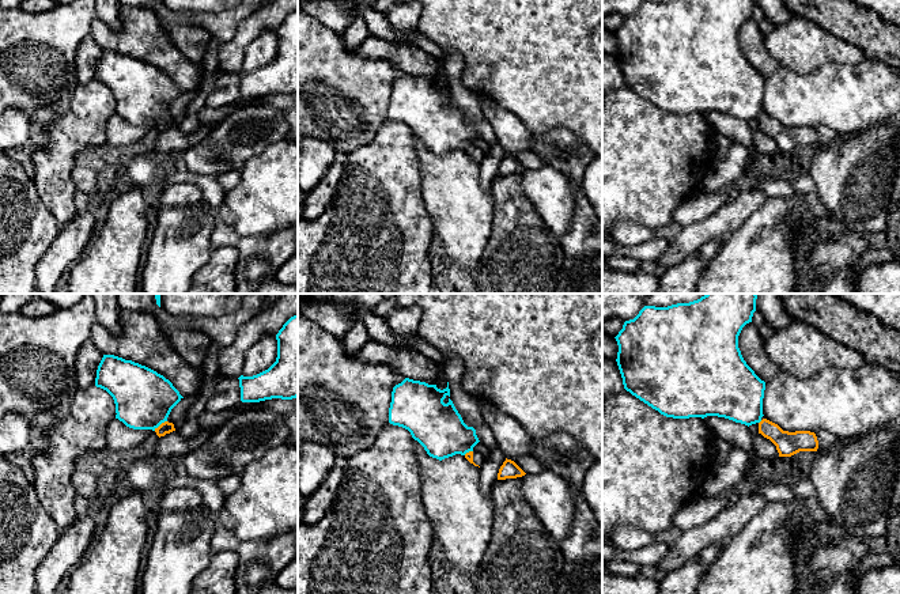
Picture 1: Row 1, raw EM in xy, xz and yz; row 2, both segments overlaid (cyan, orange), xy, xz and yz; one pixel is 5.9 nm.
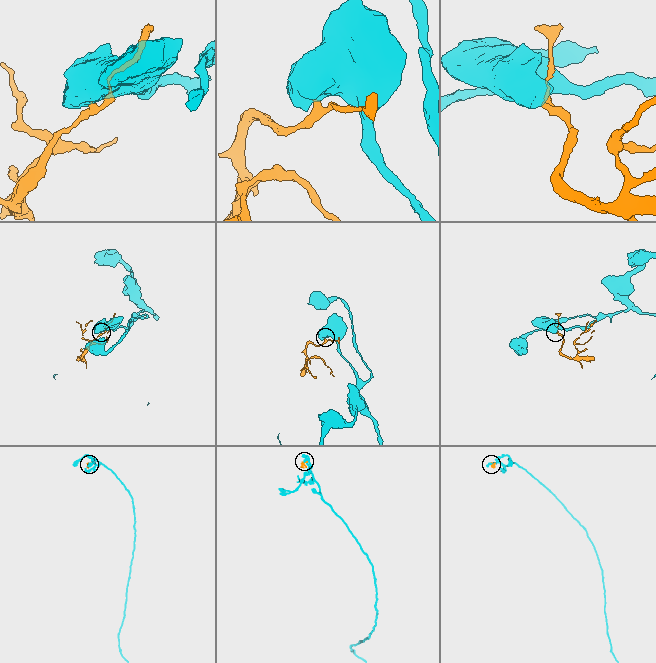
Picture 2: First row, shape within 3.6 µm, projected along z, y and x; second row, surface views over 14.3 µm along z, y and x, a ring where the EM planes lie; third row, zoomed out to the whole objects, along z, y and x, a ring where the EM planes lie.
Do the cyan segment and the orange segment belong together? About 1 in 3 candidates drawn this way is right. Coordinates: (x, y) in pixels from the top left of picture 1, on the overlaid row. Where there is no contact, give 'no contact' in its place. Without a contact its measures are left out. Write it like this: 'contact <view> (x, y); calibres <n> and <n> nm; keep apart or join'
contact xy (159, 424); calibres 340 and 70 nm; keep apart

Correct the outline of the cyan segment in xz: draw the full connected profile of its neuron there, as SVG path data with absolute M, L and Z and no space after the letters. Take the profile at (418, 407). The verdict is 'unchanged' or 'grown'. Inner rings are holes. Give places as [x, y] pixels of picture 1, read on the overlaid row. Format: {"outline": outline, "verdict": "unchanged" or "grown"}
{"outline": "M405 378L393 387L389 408L389 423L408 430L427 454L439 461L455 454L465 455L473 451L473 447L480 442L476 430L464 423L453 401L449 398L447 404L443 402L447 396L450 397L449 382L447 387L440 390L436 385Z", "verdict": "unchanged"}

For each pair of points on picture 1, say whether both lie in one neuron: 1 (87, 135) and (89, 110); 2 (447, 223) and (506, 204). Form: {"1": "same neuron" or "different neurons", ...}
{"1": "same neuron", "2": "different neurons"}

